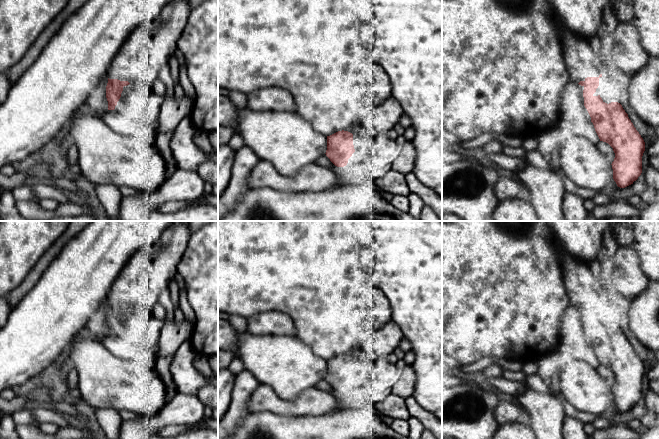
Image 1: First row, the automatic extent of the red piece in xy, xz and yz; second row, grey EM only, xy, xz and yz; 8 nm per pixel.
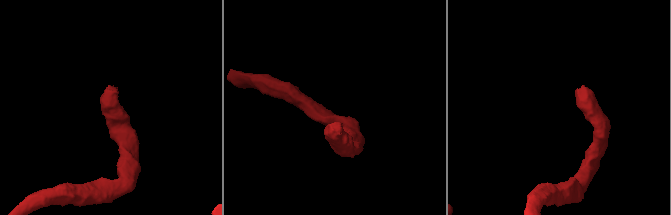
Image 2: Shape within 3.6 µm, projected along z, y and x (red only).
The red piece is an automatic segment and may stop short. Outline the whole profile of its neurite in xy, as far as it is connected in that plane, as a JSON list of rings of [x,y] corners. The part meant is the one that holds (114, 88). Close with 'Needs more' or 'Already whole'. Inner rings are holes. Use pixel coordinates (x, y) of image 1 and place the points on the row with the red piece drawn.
[[[109,79],[106,86],[106,98],[108,101],[108,110],[114,110],[117,102],[121,97],[123,87],[129,85],[128,81],[120,81],[118,79]]]. Already whole

